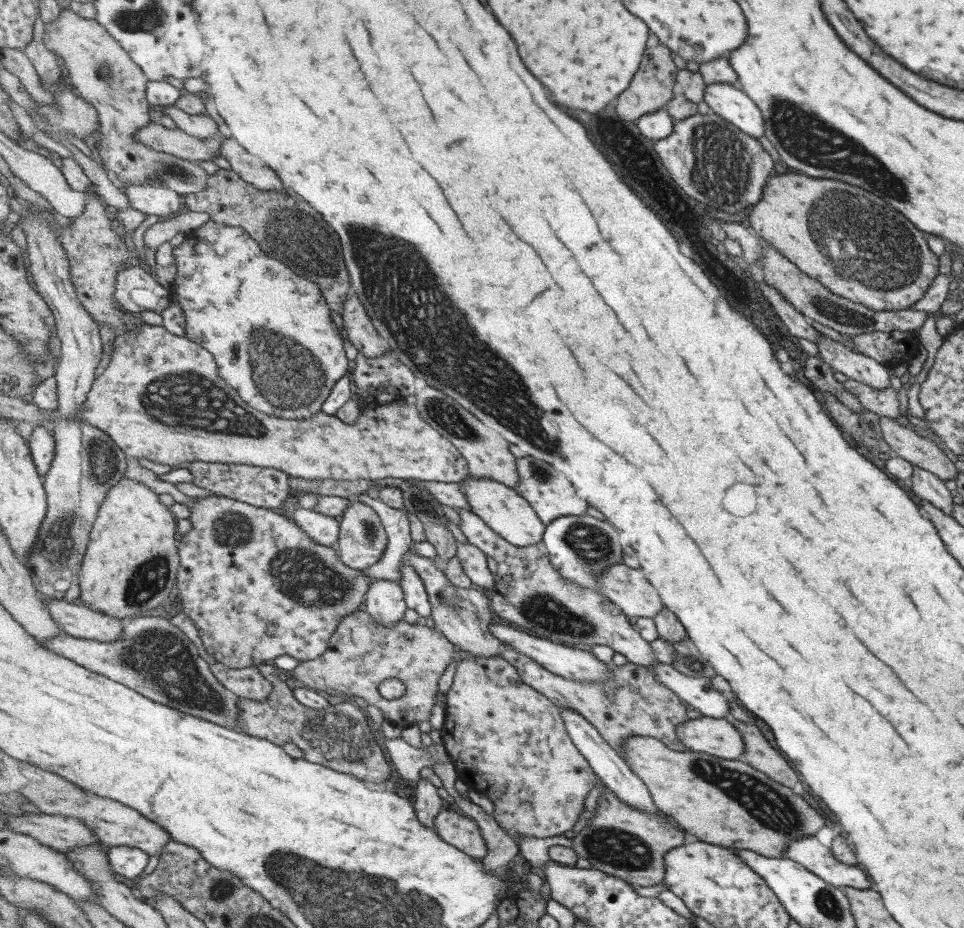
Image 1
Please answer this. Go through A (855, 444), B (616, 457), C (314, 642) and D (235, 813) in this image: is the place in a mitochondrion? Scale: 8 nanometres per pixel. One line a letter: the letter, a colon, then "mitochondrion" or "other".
A: other
B: other
C: other
D: other

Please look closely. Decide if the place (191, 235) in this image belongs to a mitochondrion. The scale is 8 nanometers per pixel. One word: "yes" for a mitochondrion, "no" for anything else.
no

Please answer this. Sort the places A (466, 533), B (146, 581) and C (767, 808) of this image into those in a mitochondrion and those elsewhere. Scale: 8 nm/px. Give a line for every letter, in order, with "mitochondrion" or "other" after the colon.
A: other
B: mitochondrion
C: mitochondrion

